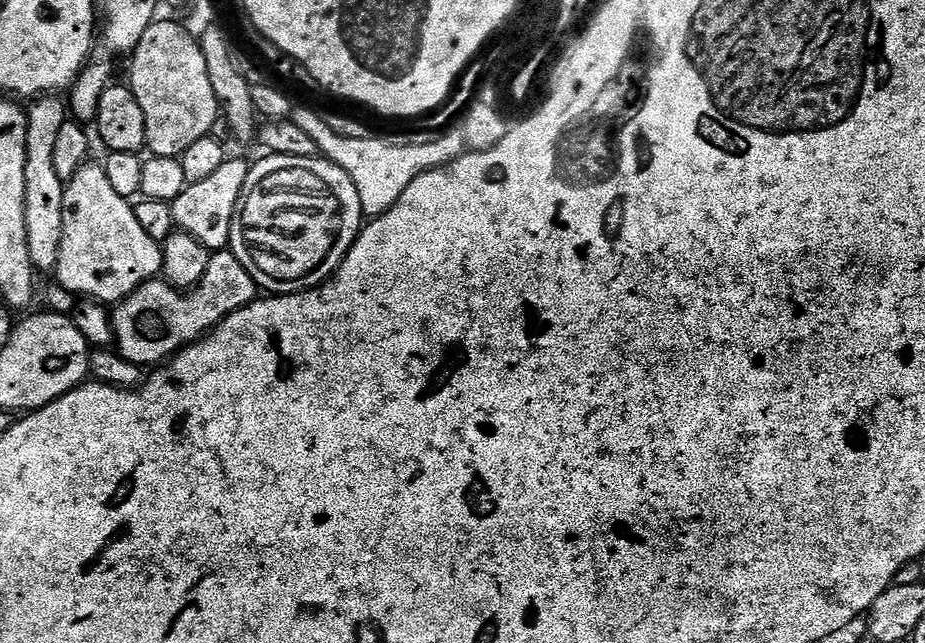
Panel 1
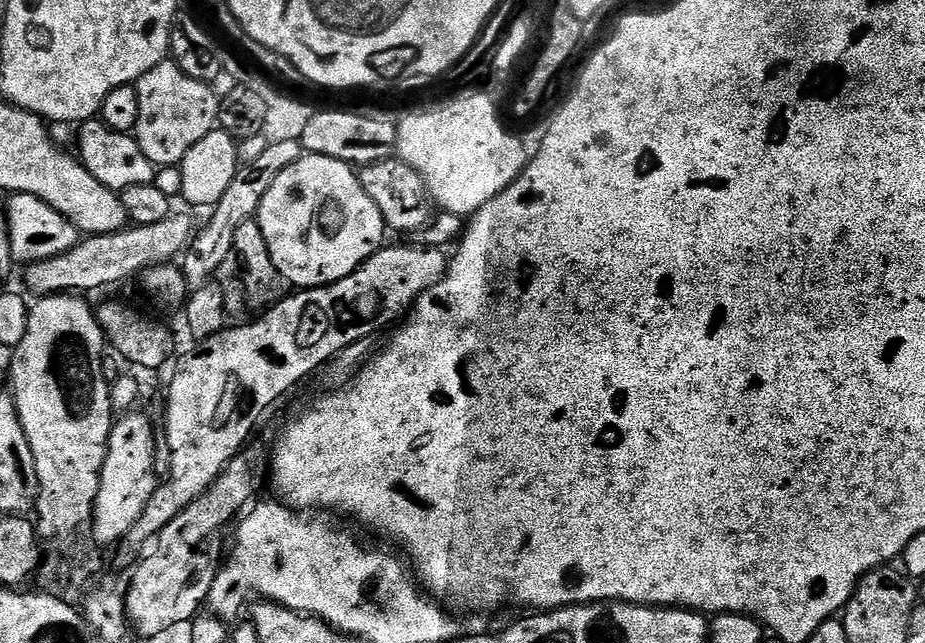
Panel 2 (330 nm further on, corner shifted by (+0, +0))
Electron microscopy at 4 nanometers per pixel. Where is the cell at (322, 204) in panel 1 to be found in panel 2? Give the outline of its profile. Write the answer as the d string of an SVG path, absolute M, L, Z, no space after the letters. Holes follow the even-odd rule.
M304 154L298 162L286 166L286 170L274 178L274 186L264 192L258 219L262 238L266 238L270 258L280 271L281 281L288 283L289 280L300 290L321 288L354 274L358 266L365 264L385 243L386 229L378 206L374 206L366 190L362 190L353 165L338 158Z

